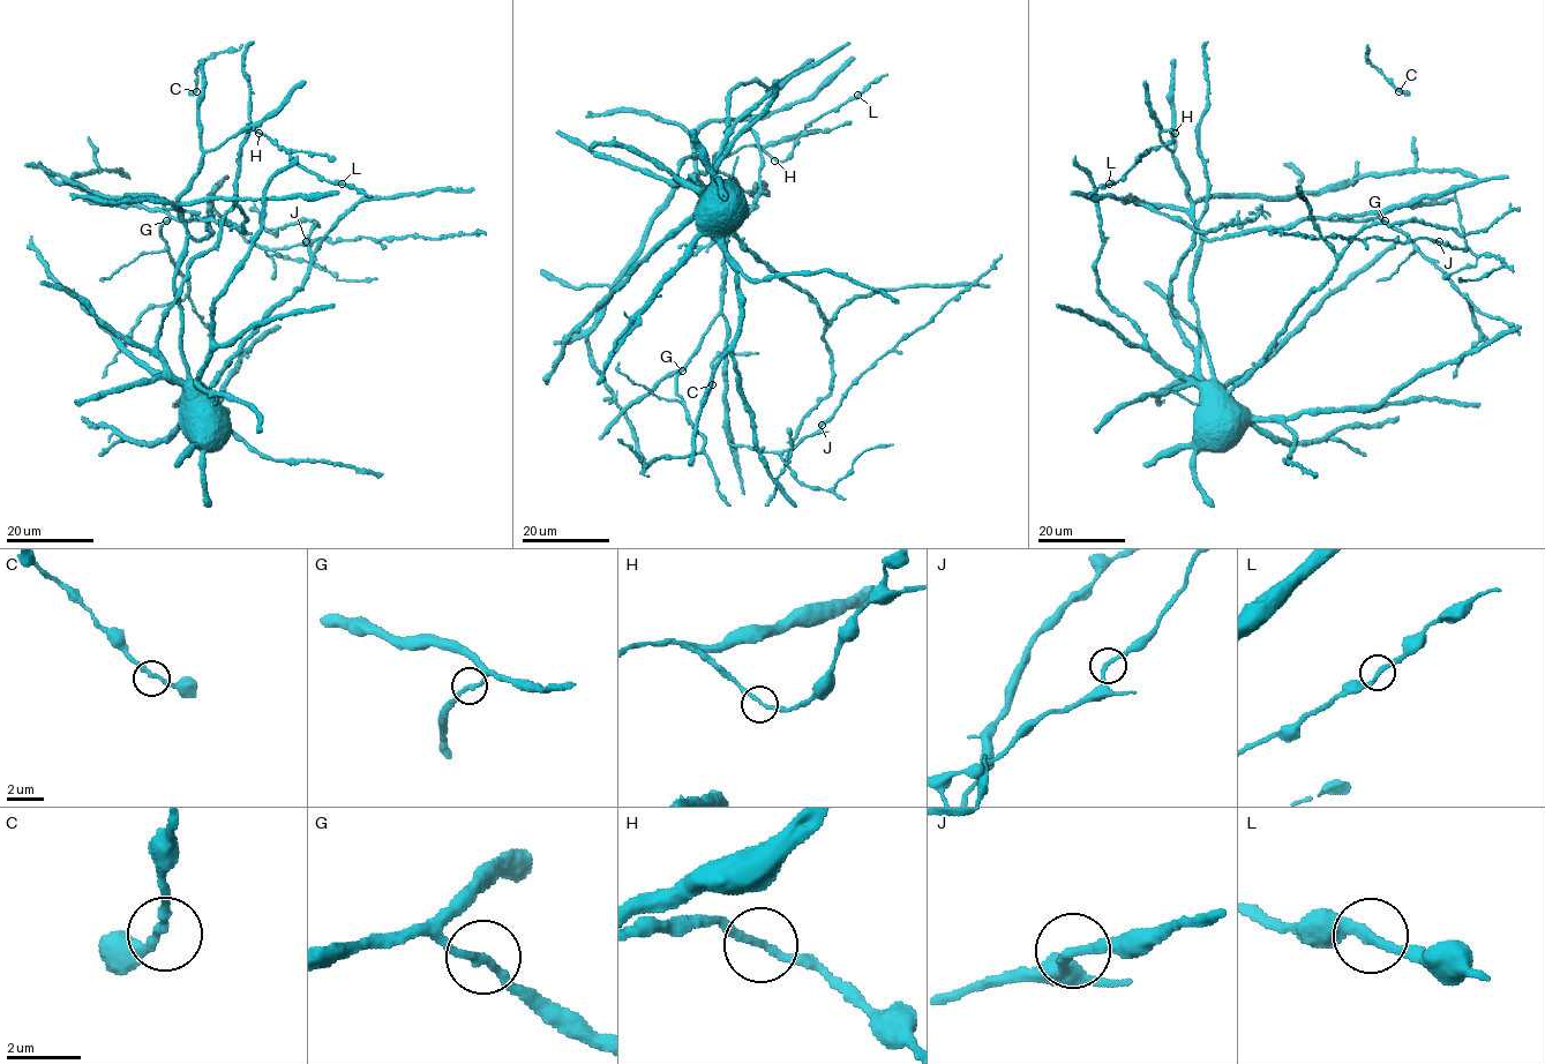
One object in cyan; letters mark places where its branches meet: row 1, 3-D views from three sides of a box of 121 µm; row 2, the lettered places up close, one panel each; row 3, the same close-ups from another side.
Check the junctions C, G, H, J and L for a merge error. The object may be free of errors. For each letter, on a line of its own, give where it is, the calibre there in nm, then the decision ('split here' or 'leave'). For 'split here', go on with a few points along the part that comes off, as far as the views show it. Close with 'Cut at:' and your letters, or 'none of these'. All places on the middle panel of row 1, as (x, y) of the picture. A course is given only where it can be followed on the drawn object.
C: at (712, 384); 220 nm thick; leave
G: at (682, 371); 220 nm thick; leave
H: at (774, 160); 180 nm thick; leave
J: at (822, 425); 240 nm thick; leave
L: at (857, 95); 260 nm thick; leave
Cut at: none of these

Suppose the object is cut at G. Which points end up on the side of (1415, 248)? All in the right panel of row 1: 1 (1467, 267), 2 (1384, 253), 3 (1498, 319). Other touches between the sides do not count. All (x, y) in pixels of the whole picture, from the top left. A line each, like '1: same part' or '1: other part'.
1: other part
2: other part
3: same part

